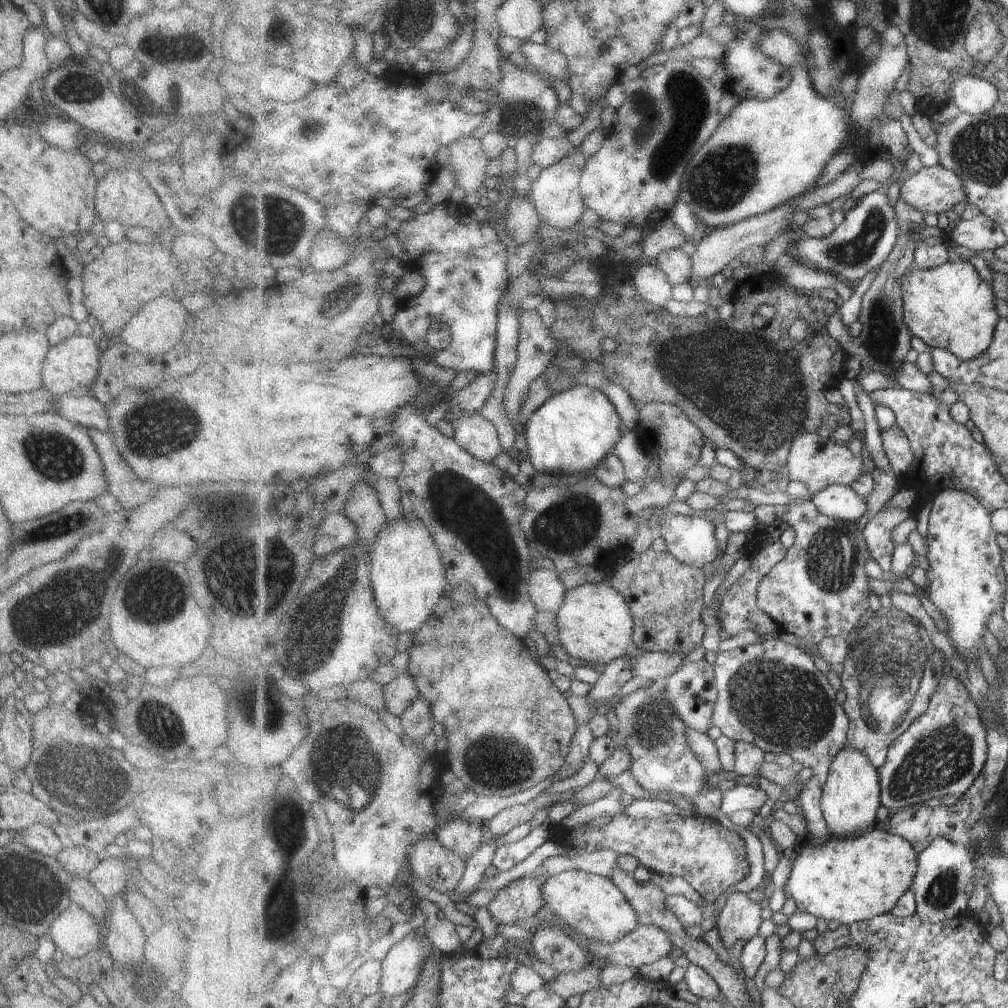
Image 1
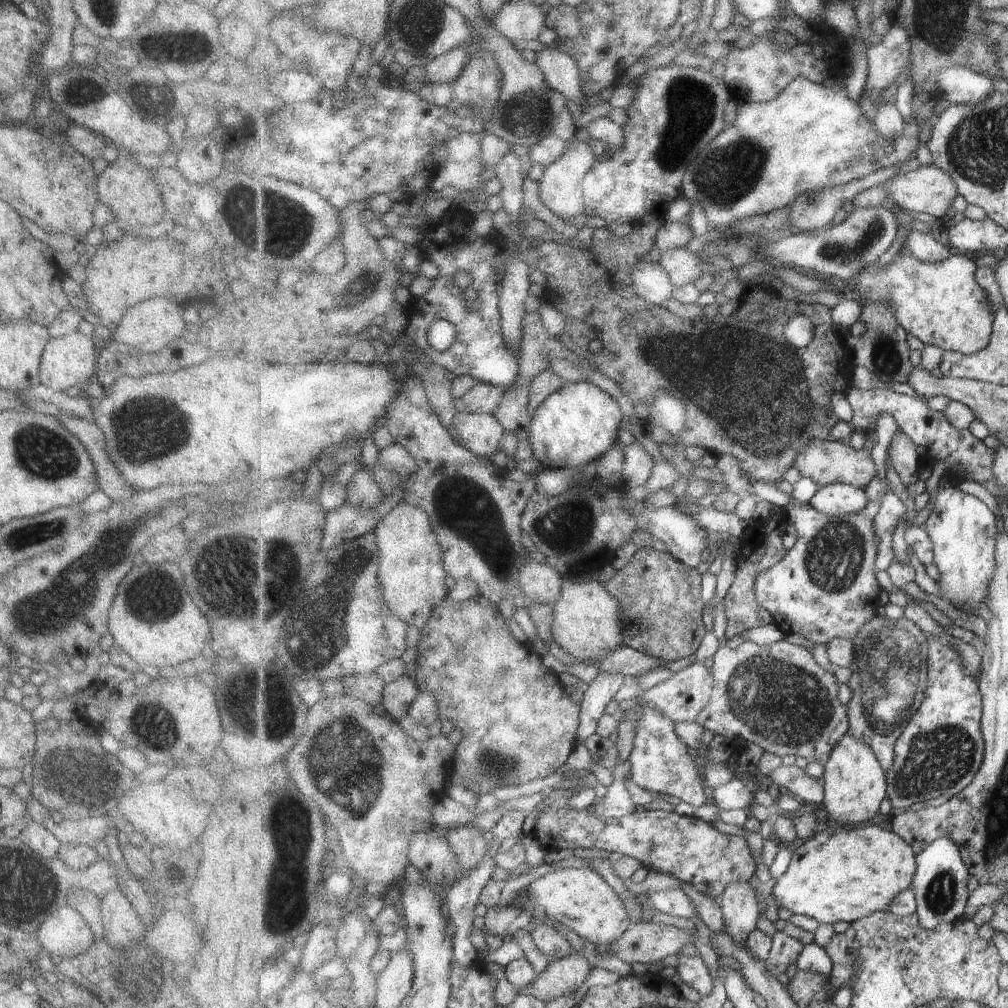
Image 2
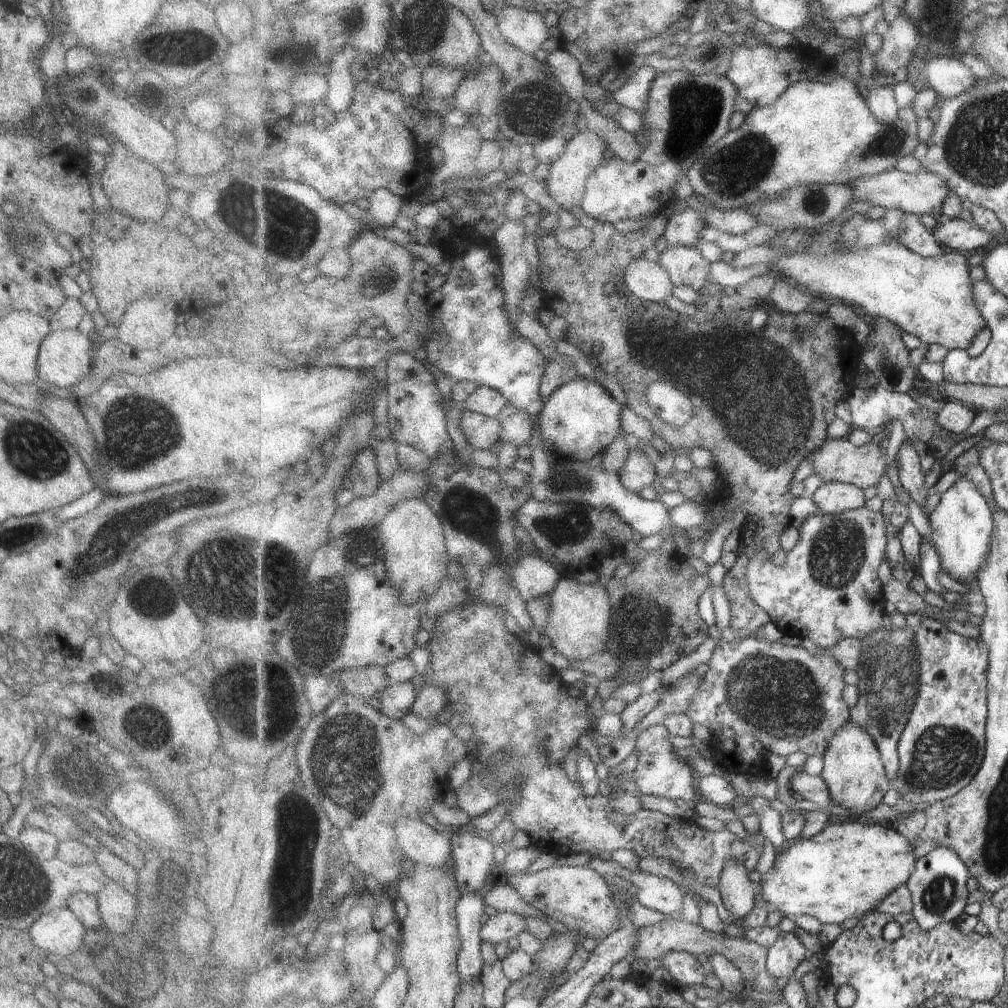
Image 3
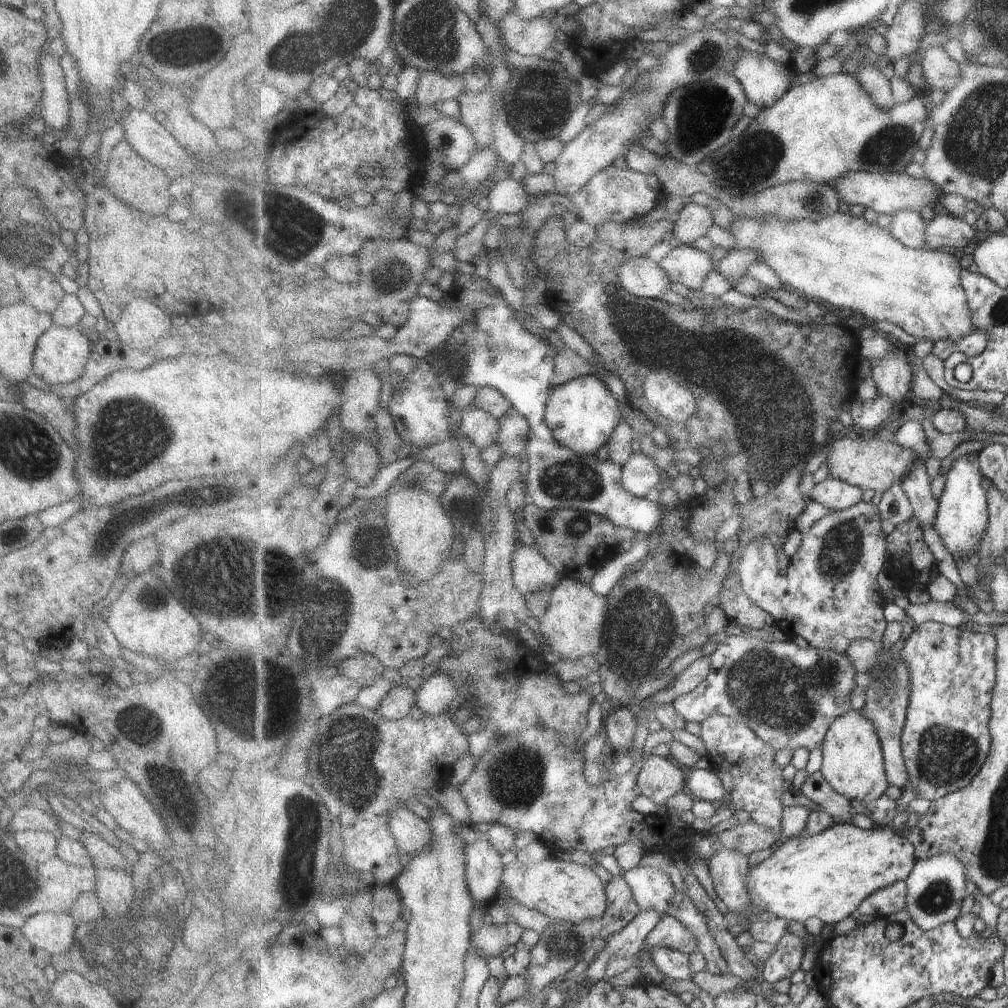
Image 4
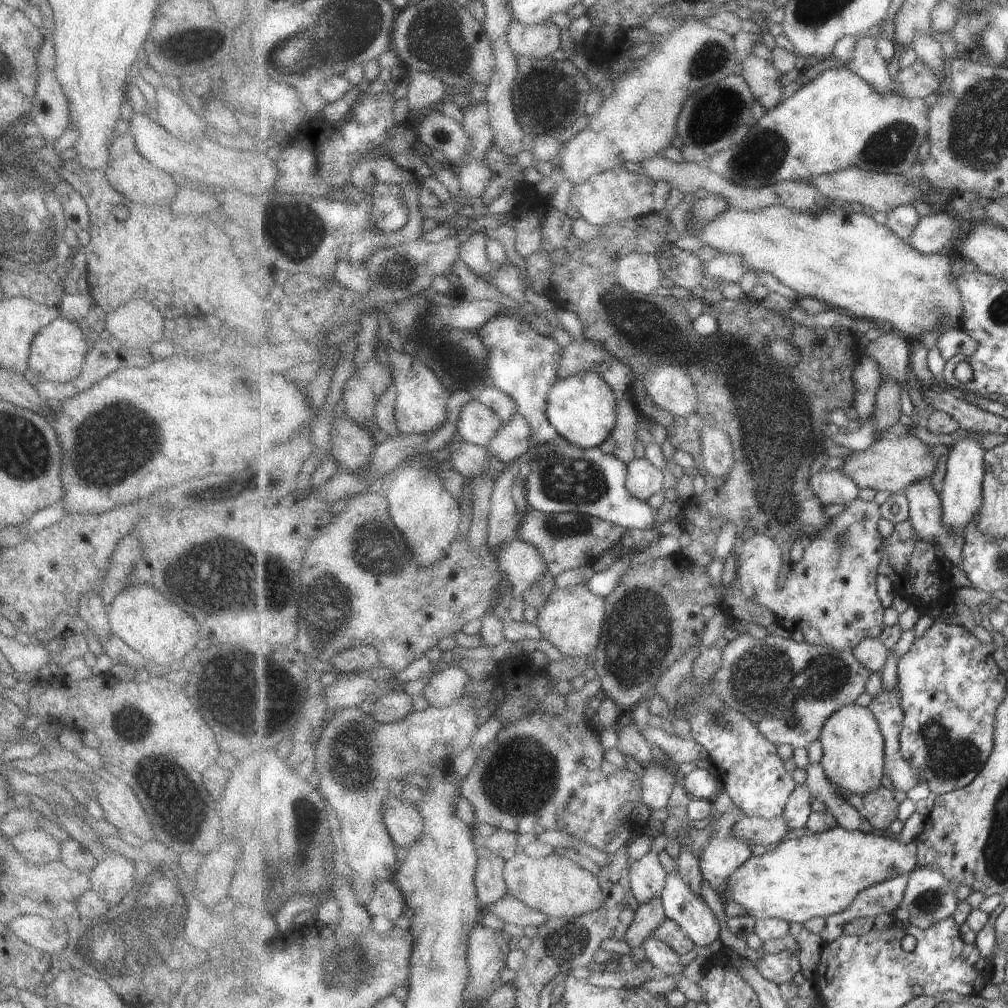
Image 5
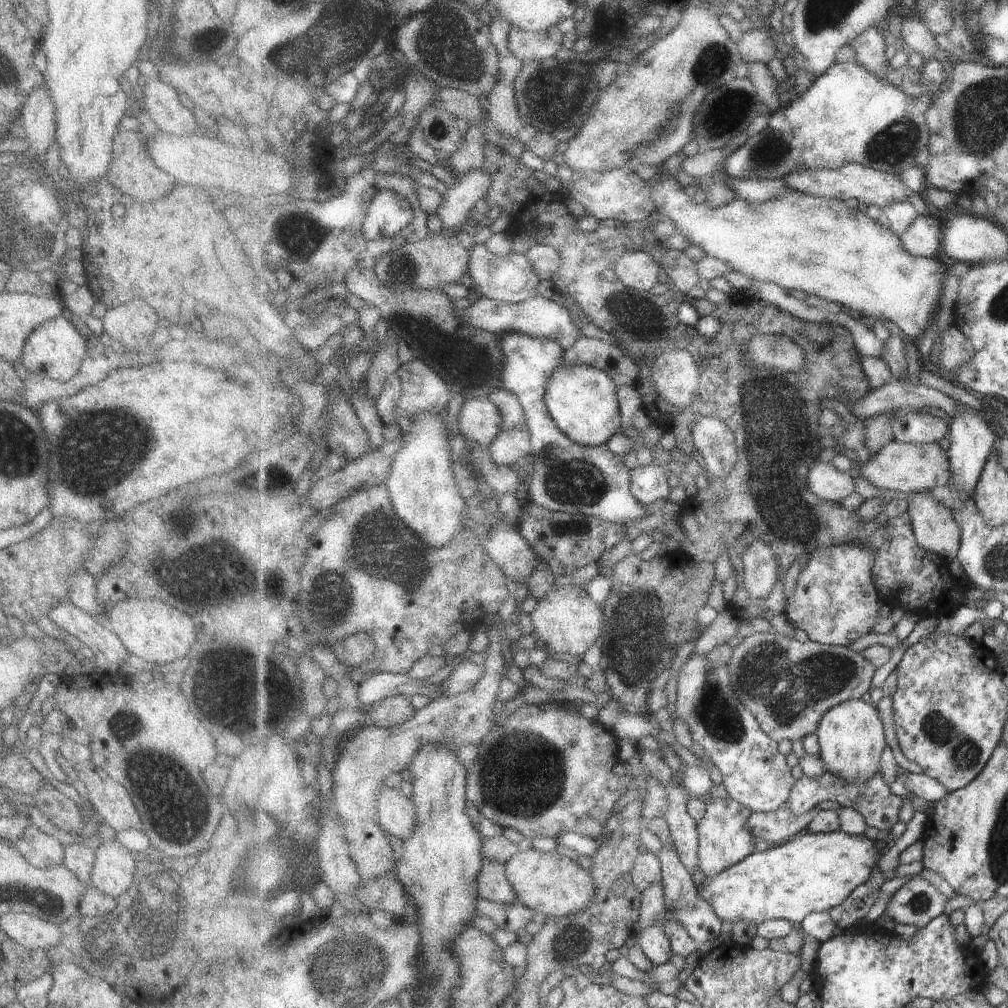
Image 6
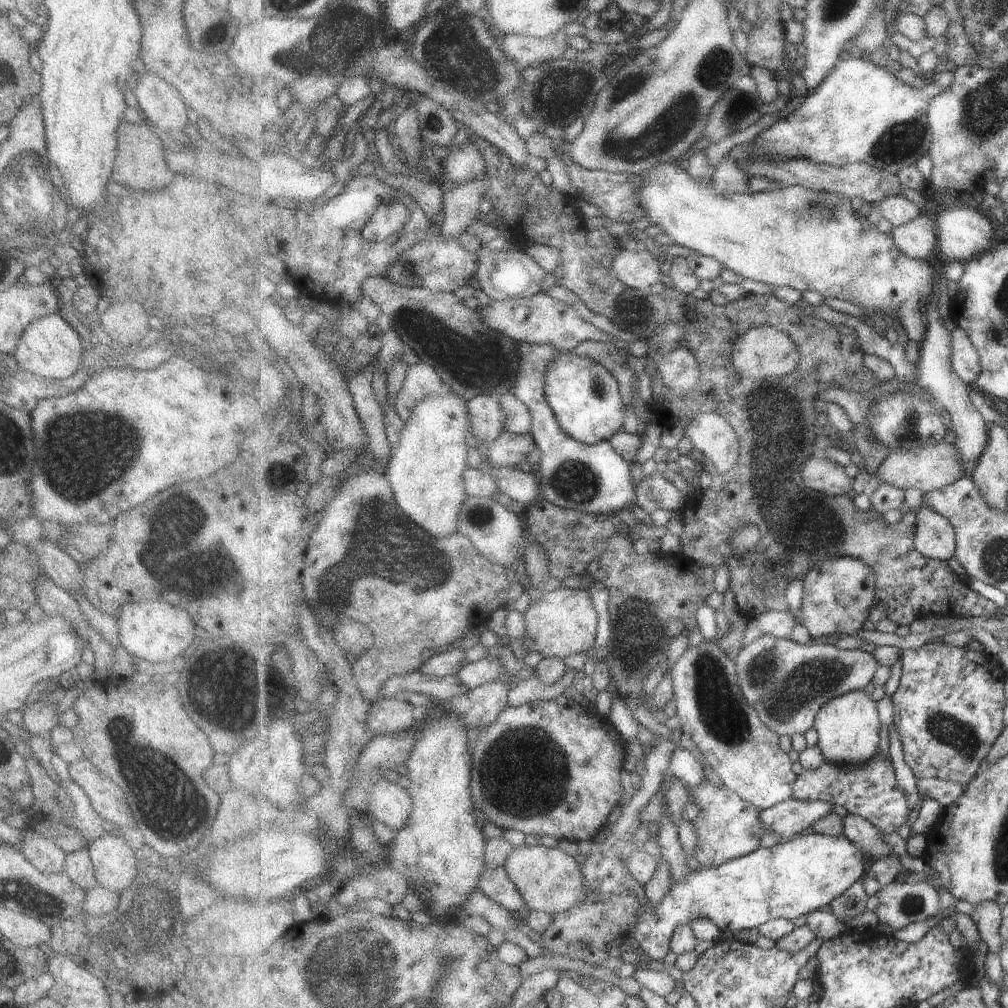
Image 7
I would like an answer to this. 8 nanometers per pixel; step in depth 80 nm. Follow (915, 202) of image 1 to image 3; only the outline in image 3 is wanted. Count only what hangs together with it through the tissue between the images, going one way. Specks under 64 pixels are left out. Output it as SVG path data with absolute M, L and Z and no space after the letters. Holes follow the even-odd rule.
M924 168L913 174L893 169L877 176L861 176L853 180L853 183L849 182L848 185L853 186L853 191L848 193L848 197L855 201L863 200L869 202L871 206L879 206L885 210L896 209L915 215L926 214L934 218L942 214L943 204L949 192L952 192L943 178Z

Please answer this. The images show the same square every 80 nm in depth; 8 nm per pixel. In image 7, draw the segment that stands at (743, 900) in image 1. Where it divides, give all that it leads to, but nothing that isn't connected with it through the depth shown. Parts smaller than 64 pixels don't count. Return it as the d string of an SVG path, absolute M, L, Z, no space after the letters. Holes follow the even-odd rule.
M707 780L703 786L688 788L691 800L701 806L701 820L697 824L697 860L705 866L721 866L733 858L741 858L761 848L761 838L767 828L761 822L763 810L753 802L747 802L736 791L730 790L724 783L714 785Z

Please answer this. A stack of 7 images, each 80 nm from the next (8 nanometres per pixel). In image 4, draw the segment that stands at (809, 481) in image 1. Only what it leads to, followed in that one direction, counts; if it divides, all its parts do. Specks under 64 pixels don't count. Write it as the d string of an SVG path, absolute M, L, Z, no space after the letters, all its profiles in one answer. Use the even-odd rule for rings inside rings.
M830 438L828 459L826 464L829 475L859 486L862 490L873 490L883 495L893 488L895 482L903 482L907 474L911 474L919 457L911 448L899 446L893 439L883 442L877 438L871 440L849 440L849 438Z

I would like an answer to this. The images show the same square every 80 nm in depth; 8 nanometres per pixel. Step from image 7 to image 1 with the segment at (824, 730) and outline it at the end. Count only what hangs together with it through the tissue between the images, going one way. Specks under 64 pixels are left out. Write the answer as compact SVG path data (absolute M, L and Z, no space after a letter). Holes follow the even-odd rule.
M847 742L845 748L833 760L822 798L822 810L830 837L853 838L870 831L877 823L877 812L879 806L882 806L882 798L880 769L863 750L855 750Z

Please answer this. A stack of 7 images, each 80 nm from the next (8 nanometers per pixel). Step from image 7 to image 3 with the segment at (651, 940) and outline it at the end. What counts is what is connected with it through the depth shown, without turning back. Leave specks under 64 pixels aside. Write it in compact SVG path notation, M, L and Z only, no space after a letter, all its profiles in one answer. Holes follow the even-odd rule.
M848 820L843 822L829 823L828 826L820 834L817 834L814 838L804 838L799 842L795 842L790 848L783 850L779 858L775 860L770 868L770 871L761 876L761 897L767 902L767 905L773 911L777 910L782 913L784 917L791 916L811 916L817 918L822 924L841 924L845 920L851 920L851 918L862 918L864 915L868 915L873 912L873 908L885 898L889 896L895 888L904 886L912 878L912 875L916 873L916 852L913 849L912 843L901 834L900 831L895 828L885 828L881 824L873 824L868 820ZM667 952L660 960L676 984L705 987L708 971L699 962L697 955L687 952Z

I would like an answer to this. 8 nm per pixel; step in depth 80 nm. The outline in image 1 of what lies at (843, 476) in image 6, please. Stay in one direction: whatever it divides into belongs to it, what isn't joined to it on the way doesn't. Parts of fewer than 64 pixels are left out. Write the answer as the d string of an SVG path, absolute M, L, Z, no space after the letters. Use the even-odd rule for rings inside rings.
M835 484L811 498L817 509L834 520L857 522L867 512L867 500L851 485Z

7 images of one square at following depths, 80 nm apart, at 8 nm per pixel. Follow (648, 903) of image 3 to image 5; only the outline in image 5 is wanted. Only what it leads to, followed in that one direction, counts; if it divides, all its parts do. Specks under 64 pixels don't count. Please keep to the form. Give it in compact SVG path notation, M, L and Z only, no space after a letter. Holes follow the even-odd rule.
M651 852L644 860L632 868L633 894L640 904L647 904L655 898L662 898L665 892L666 873L657 853Z

